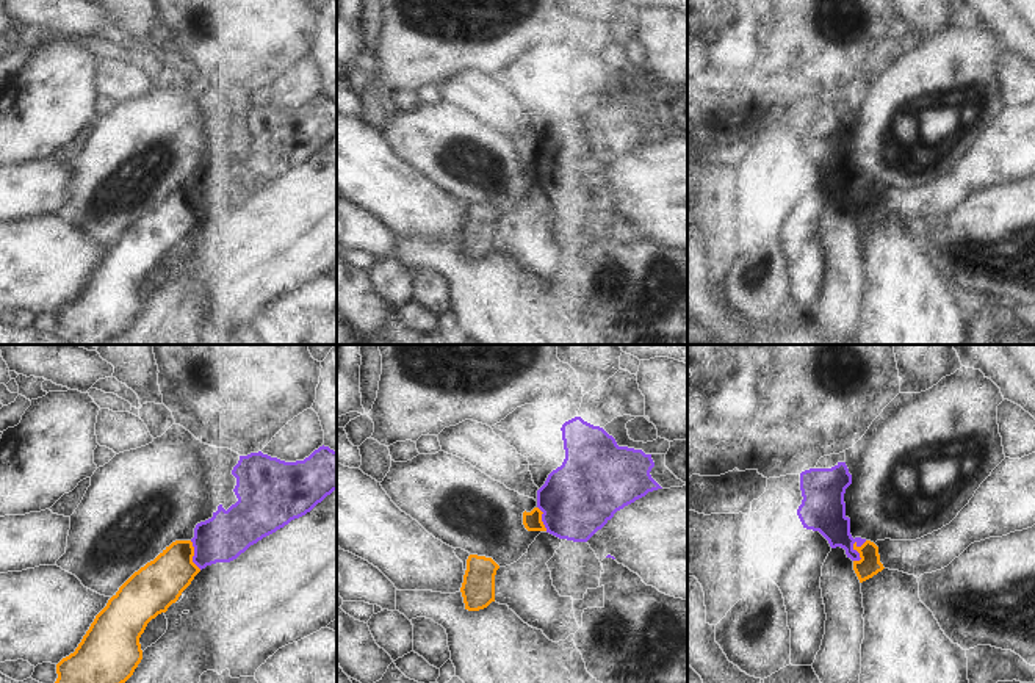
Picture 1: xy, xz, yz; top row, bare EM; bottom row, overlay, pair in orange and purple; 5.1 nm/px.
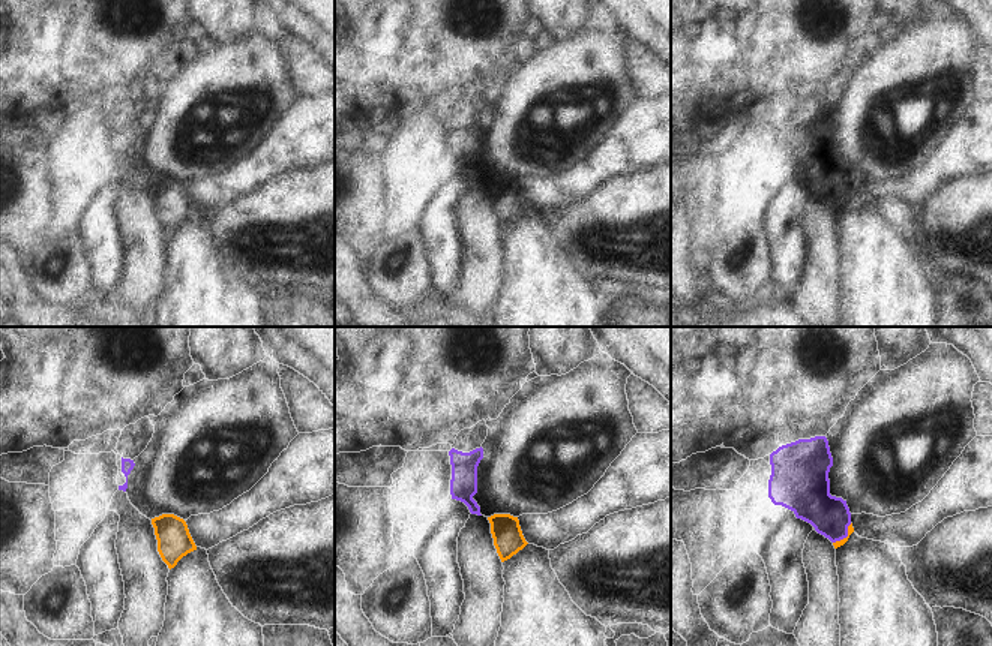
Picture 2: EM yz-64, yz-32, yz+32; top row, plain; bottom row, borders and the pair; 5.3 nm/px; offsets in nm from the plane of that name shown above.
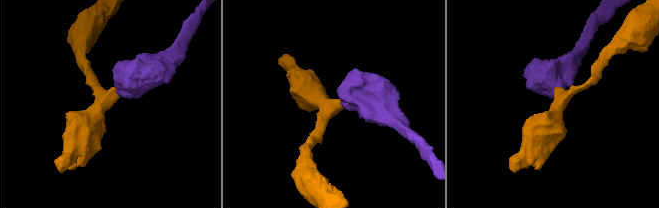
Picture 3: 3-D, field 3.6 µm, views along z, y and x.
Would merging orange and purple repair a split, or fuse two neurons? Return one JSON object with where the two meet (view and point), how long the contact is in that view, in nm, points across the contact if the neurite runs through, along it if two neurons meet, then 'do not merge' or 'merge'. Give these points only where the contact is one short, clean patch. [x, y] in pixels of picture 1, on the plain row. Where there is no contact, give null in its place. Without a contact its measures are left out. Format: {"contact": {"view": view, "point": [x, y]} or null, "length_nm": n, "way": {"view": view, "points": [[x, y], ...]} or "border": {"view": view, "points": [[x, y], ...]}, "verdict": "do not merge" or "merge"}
{"contact": {"view": "yz", "point": [857, 199]}, "length_nm": 130, "border": {"view": "yz", "points": [[866, 190], [855, 198], [860, 207], [854, 210]]}, "verdict": "do not merge"}

